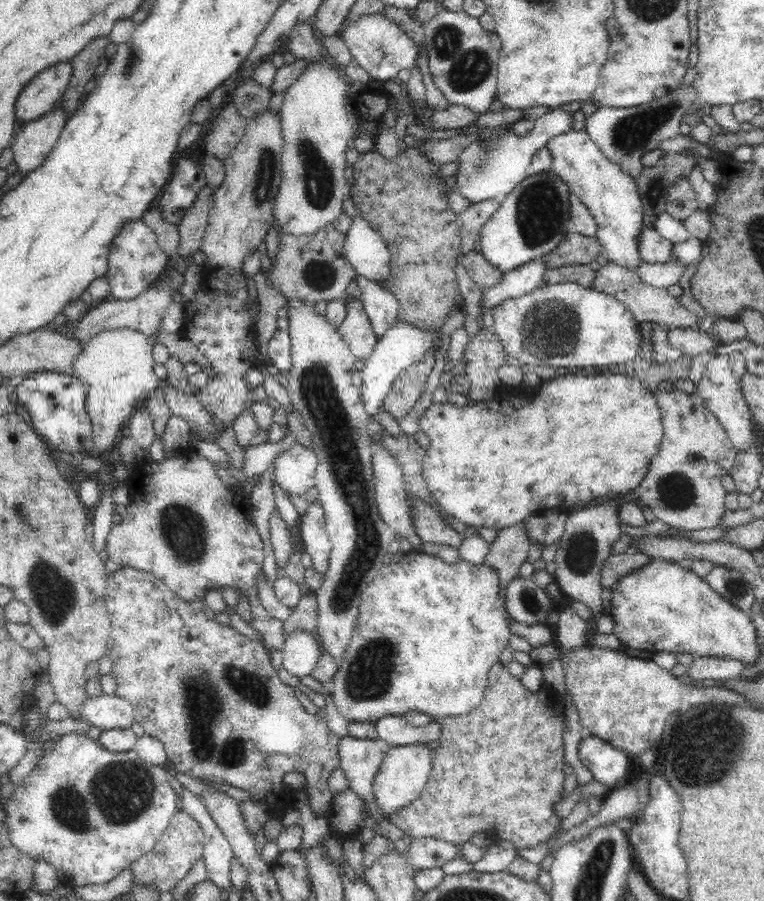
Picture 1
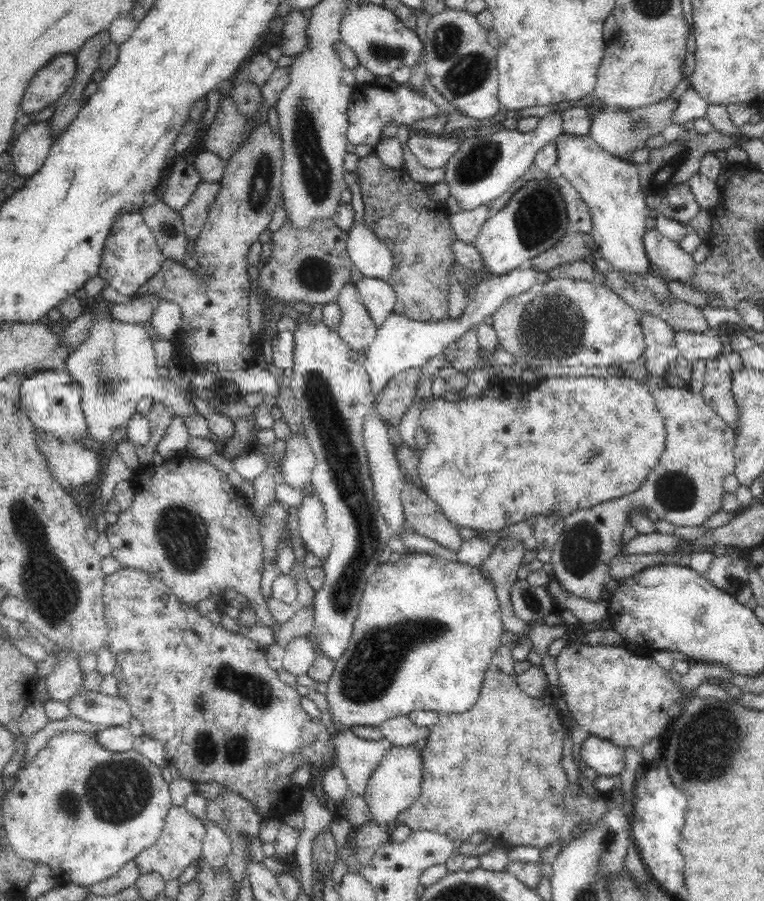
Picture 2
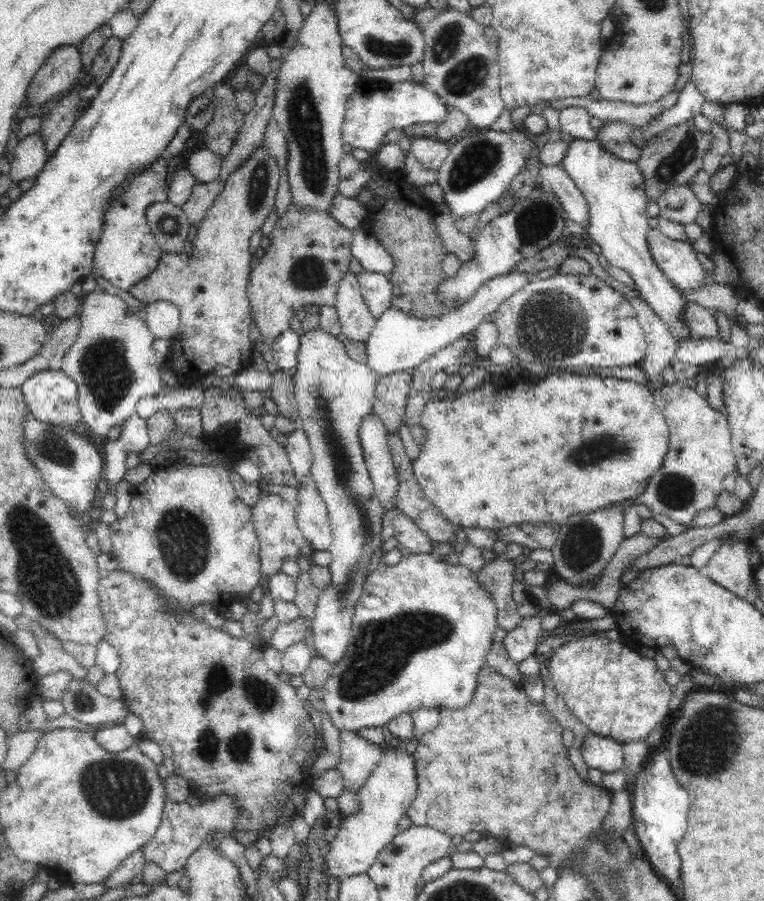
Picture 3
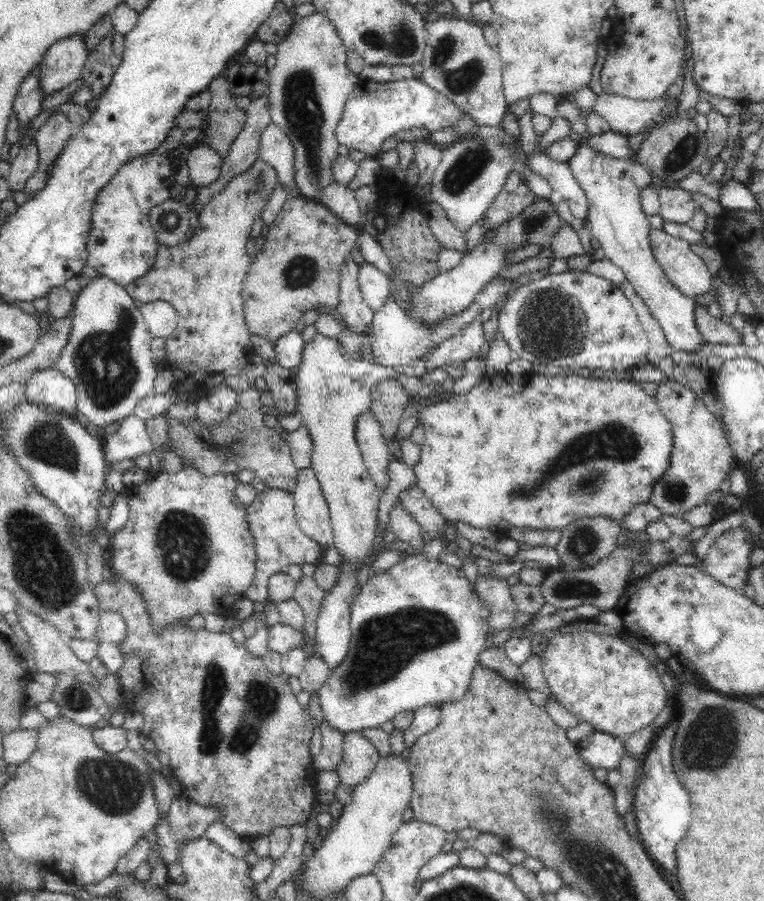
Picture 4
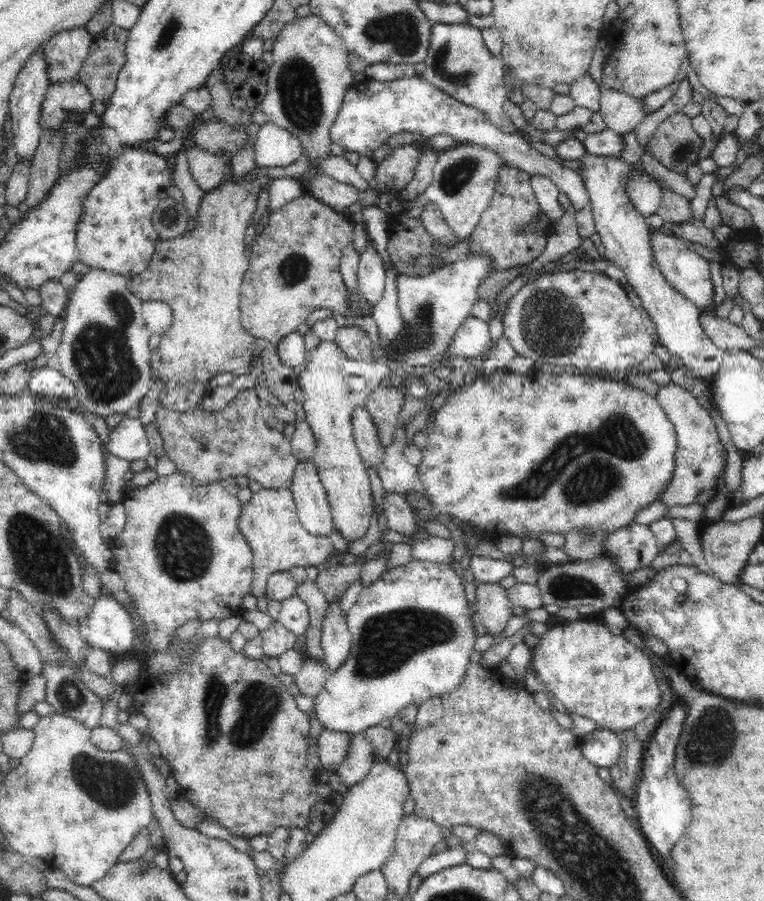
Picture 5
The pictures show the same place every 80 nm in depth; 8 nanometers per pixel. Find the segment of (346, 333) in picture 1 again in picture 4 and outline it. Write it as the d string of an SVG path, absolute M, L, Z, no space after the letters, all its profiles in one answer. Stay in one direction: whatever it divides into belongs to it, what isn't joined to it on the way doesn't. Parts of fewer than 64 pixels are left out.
M349 256L340 267L338 304L334 309L340 315L340 322L344 321L343 329L368 334L374 312L364 302L358 275L358 266Z

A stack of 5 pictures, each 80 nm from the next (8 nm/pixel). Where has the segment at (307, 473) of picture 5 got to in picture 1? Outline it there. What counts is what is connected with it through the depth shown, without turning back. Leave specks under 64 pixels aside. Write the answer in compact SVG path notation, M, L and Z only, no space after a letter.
M319 501L310 503L310 508L304 516L300 517L298 524L302 548L311 556L311 567L324 580L329 567L331 542L329 541L321 503Z

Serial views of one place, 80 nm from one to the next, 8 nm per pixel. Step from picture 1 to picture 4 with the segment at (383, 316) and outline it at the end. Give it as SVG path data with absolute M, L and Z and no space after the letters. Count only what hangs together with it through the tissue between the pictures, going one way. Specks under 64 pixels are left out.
M363 263L359 268L358 282L364 302L375 313L391 294L389 276L374 266Z

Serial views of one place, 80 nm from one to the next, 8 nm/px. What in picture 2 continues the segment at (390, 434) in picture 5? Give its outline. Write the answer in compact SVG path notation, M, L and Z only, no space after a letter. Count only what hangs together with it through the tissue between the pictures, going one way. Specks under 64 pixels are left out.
M396 377L379 392L373 409L382 417L385 424L398 427L402 416L416 398L416 382L400 382Z

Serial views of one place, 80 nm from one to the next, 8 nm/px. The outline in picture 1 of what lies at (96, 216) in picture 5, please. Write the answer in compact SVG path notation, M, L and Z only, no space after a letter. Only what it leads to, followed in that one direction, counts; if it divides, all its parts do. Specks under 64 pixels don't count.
M140 220L125 224L112 242L108 255L105 277L110 286L109 298L134 300L163 274L166 260L167 254L160 249L155 232L146 223Z

